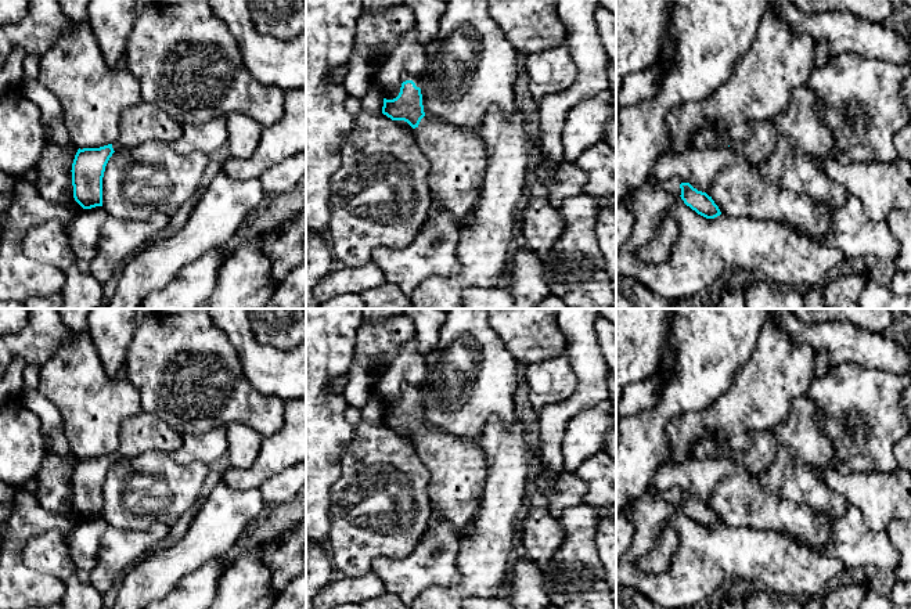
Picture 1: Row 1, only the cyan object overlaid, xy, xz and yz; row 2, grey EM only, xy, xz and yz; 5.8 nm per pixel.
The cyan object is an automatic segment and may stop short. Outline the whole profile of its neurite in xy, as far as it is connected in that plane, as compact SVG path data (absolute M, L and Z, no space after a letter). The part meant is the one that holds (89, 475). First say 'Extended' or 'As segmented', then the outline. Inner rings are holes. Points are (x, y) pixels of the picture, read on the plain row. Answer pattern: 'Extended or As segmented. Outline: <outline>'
Extended. Outline: M138 412L123 419L119 446L100 458L78 460L72 473L73 508L83 519L102 516L102 487L115 461L129 460L147 451L176 451L183 436L168 422L151 412Z

